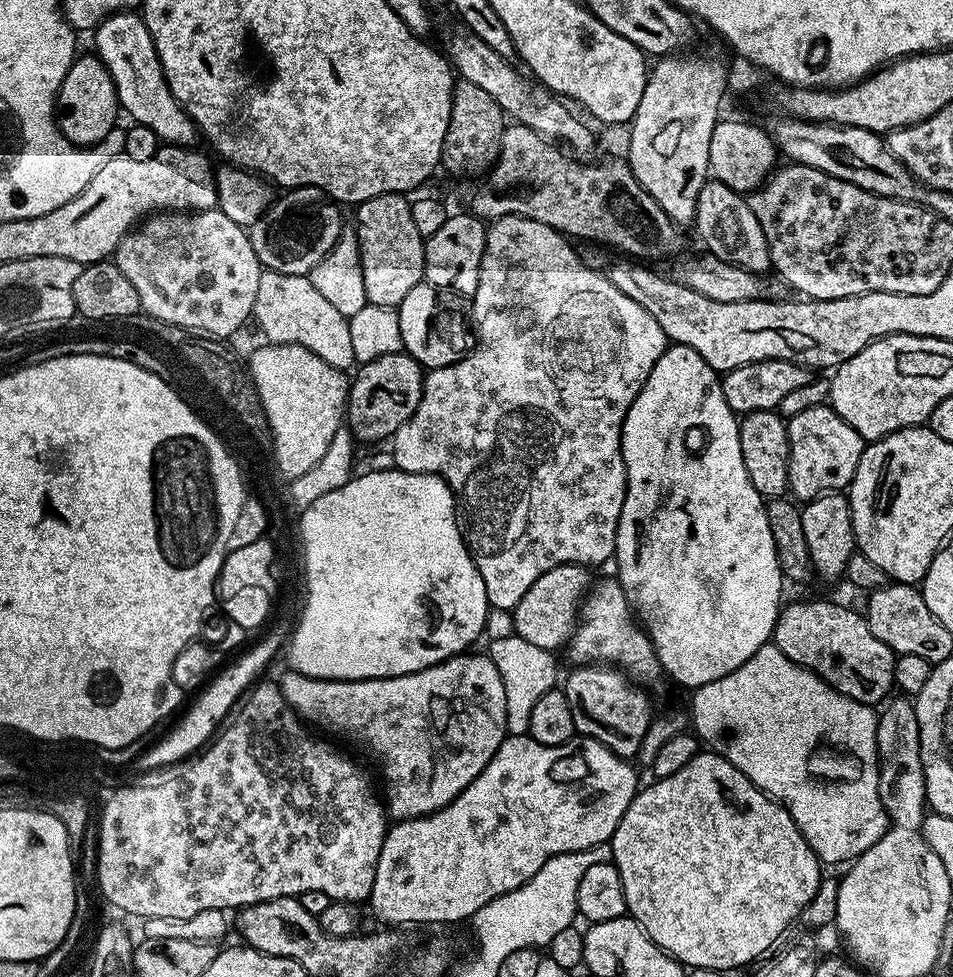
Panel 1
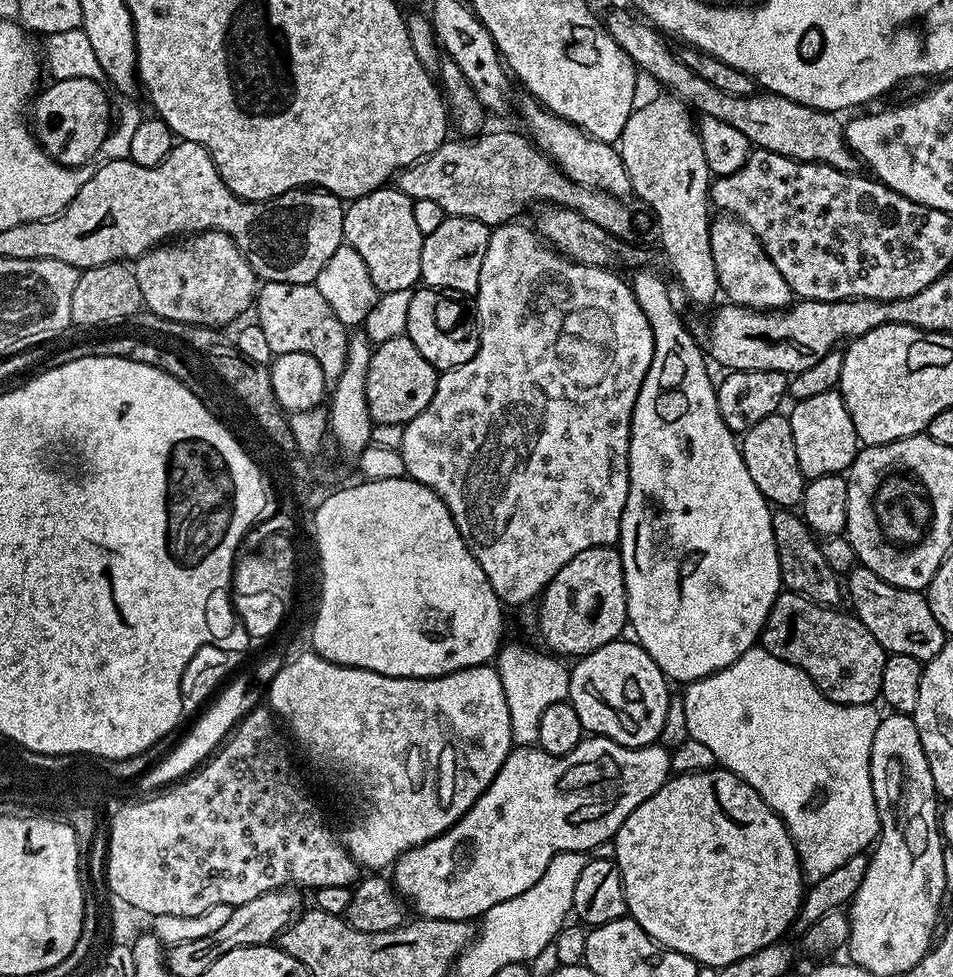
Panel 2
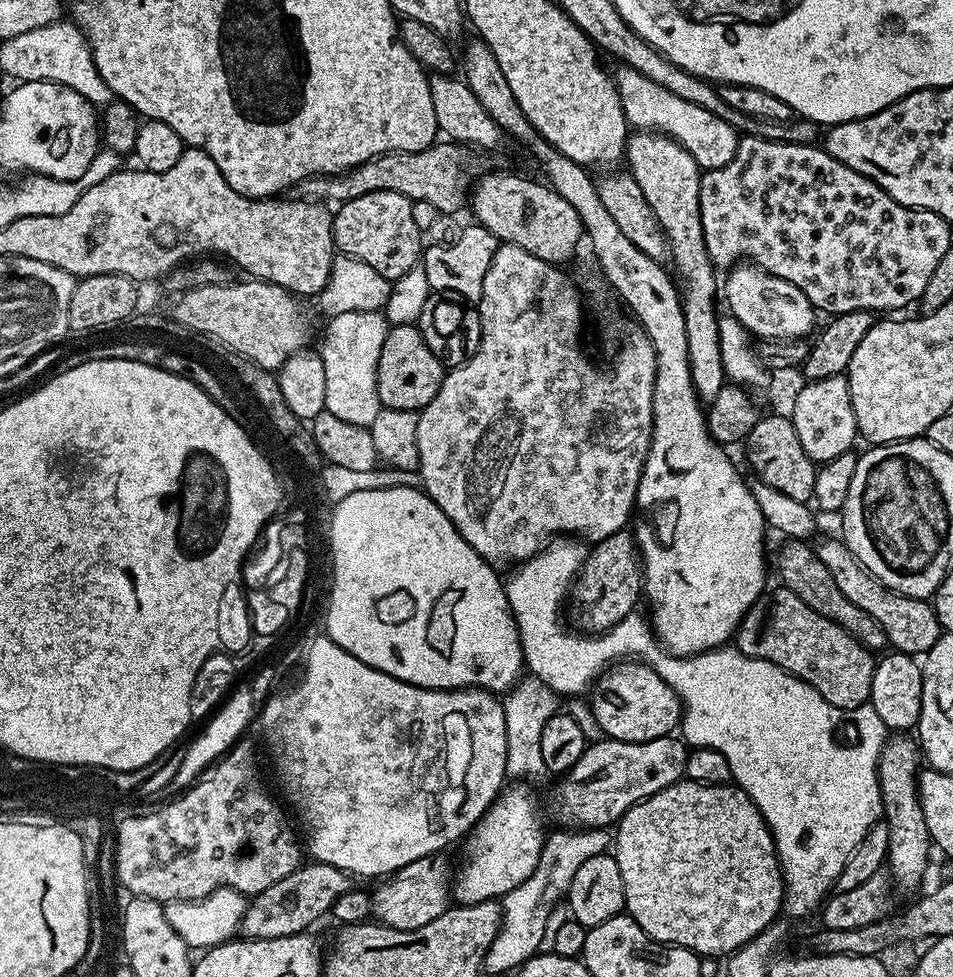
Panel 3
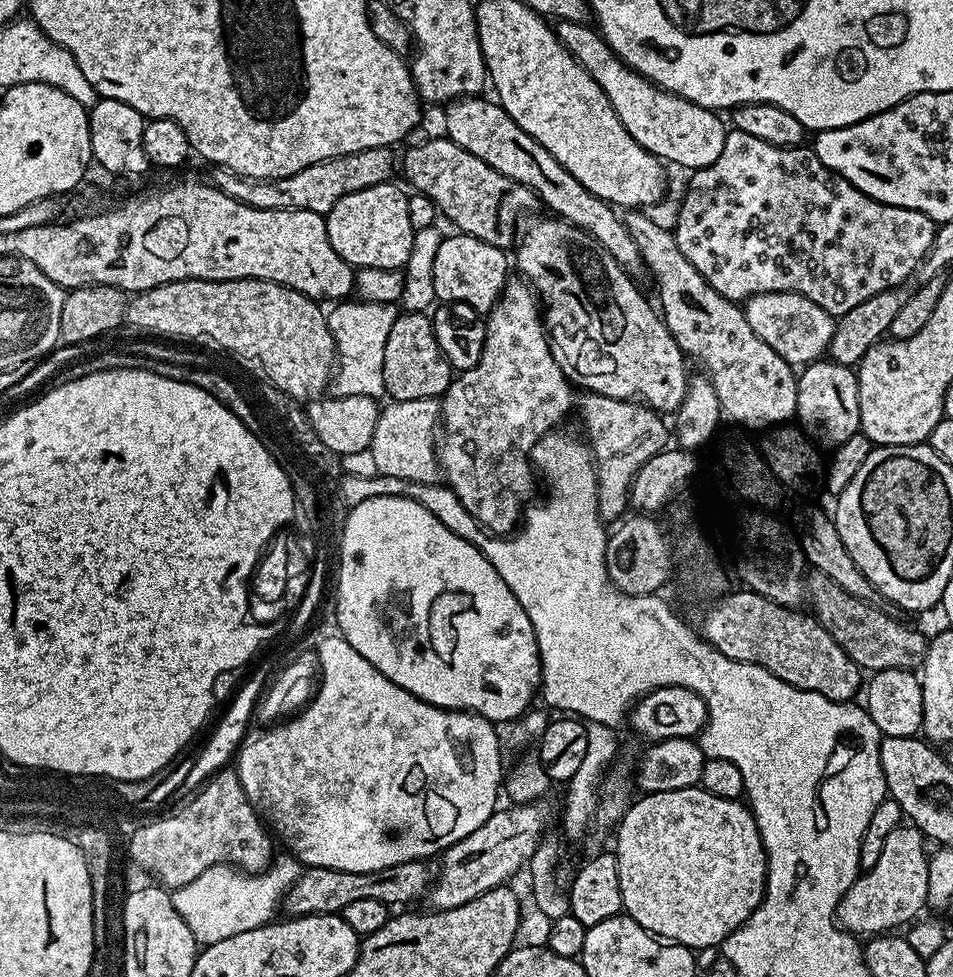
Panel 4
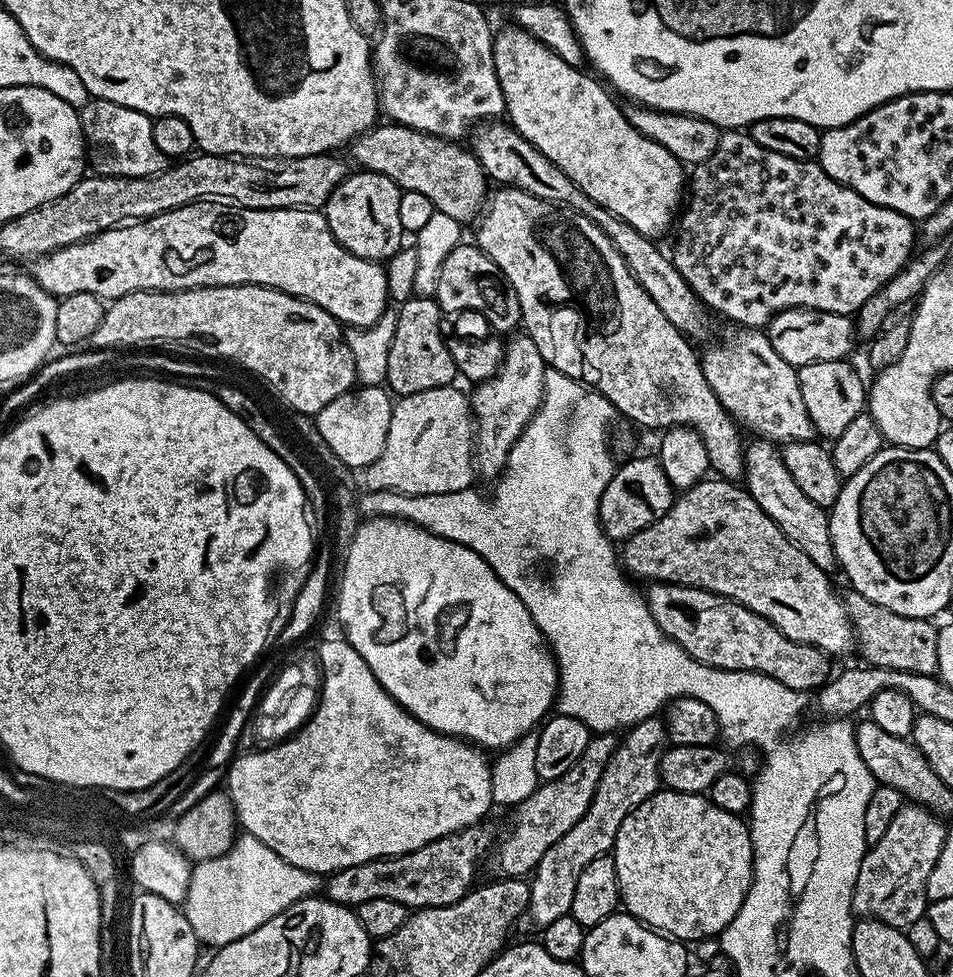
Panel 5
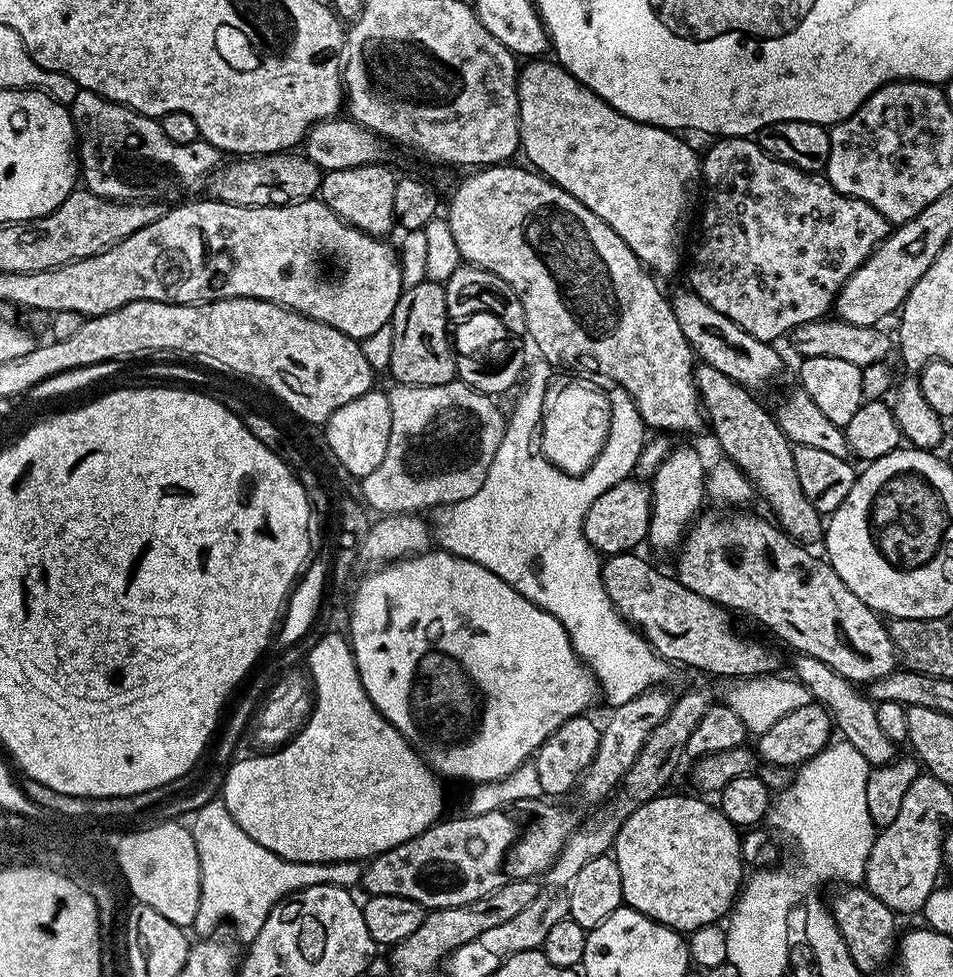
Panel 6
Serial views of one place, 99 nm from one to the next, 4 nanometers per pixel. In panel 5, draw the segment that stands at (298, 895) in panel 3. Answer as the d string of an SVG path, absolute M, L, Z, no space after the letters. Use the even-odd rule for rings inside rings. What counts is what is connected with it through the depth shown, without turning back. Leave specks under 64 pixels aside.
M483 823L472 824L410 854L387 856L381 860L362 862L358 866L346 866L327 877L327 899L355 906L374 898L390 898L390 902L402 902L410 910L456 904L472 891L477 883L476 871L479 870L484 855L493 851L494 836L492 840L491 830L484 827Z

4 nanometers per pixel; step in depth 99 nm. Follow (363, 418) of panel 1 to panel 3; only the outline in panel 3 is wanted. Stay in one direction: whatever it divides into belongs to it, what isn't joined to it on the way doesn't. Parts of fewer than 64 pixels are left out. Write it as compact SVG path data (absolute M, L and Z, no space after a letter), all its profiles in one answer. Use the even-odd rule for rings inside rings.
M416 324L389 327L382 355L378 358L378 398L381 405L394 410L419 413L438 394L444 381L445 361L436 357L435 350Z

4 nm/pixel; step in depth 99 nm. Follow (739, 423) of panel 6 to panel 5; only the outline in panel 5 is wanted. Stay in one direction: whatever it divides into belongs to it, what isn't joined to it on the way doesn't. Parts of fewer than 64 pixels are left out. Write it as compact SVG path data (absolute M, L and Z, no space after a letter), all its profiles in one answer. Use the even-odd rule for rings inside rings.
M763 438L753 439L753 444L749 443L744 449L744 479L743 483L748 489L748 493L762 506L764 513L818 566L818 570L831 573L837 567L836 551L830 538L828 529L829 509L818 506L802 494L802 489L790 478L790 470L786 470L784 457L781 449L773 441Z

